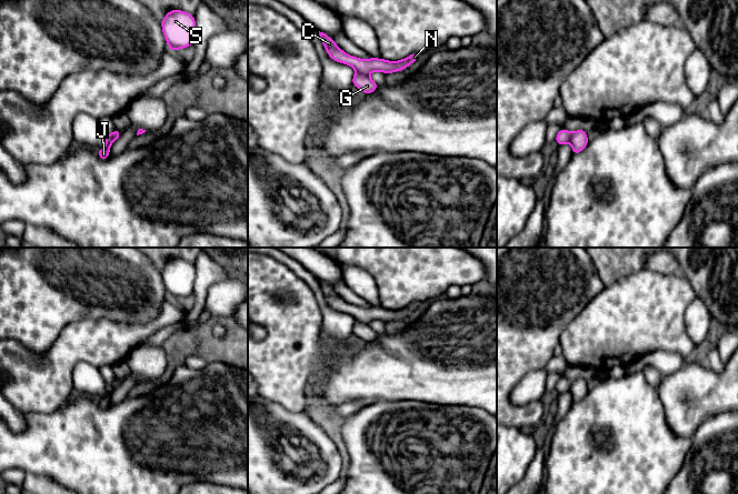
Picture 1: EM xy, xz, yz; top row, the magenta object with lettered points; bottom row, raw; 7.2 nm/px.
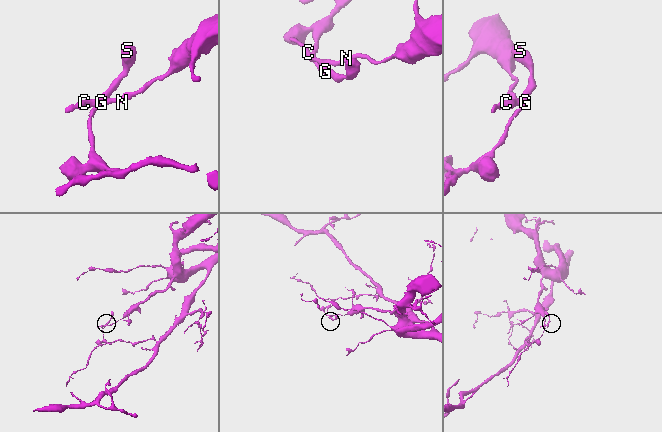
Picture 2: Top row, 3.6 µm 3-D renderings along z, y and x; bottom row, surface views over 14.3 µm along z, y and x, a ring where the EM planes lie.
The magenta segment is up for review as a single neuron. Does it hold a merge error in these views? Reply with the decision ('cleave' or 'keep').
cleave

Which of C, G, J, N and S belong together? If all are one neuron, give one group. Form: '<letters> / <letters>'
C N / G J S

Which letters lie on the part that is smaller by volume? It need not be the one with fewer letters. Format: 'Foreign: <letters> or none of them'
Foreign: G, J, S

